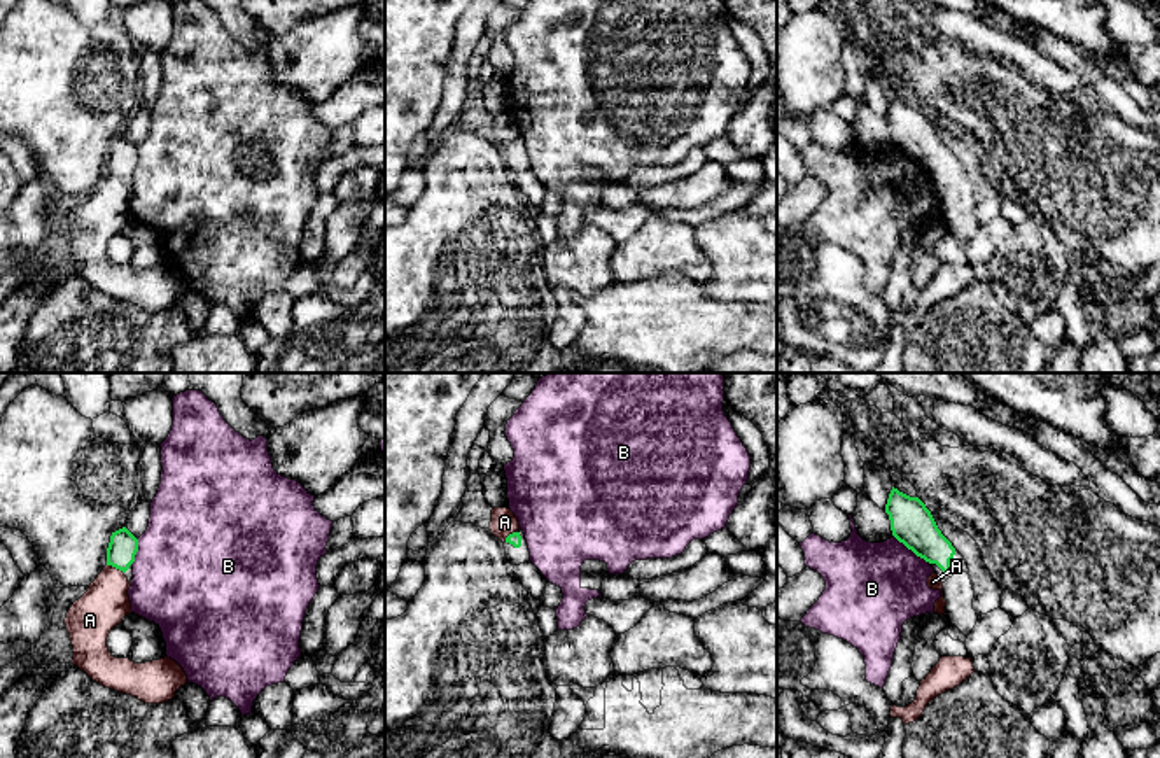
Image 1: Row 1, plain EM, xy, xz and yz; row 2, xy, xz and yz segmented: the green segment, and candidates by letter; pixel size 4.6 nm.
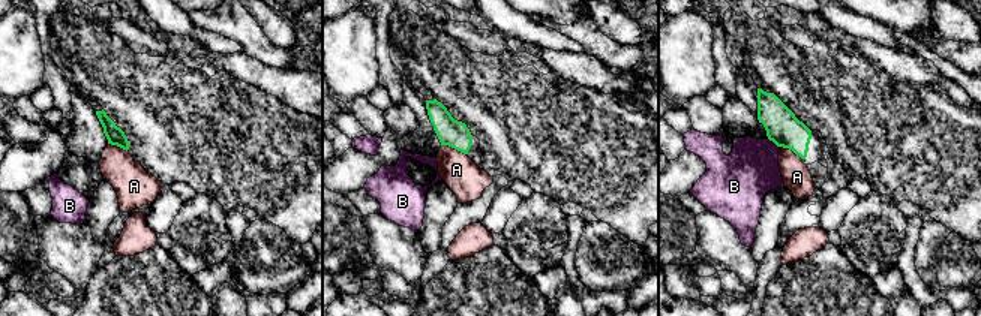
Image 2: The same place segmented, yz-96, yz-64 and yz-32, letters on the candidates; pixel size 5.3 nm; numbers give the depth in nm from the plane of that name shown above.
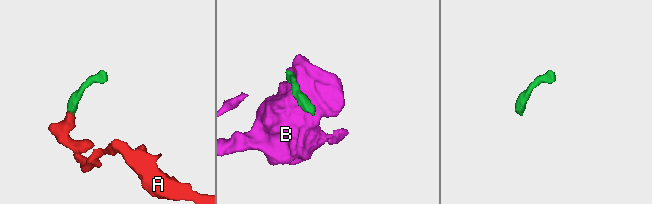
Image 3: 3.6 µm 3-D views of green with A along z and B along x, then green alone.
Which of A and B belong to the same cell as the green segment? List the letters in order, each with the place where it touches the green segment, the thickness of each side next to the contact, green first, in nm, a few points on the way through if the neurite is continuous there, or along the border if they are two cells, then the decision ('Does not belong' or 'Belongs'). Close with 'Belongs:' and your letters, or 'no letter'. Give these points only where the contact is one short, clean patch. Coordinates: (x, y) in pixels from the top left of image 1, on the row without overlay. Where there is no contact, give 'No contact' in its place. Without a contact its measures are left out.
A: Touches green at xy (116, 175). Thickness 140 nm (green) against 200 nm. Boundary: xy (107, 172), (123, 181). Does not belong
B: Touches green at yz (912, 158). Thickness 200 nm (green) against 420 nm. Does not belong
Belongs: no letter

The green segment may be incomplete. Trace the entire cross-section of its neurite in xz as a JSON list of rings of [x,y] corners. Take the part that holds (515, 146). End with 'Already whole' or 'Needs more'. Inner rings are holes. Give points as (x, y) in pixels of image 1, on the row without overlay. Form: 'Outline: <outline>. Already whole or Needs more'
Outline: [[[521,137],[506,145],[504,156],[506,165],[513,173],[520,173],[530,168],[528,152]]]. Needs more

